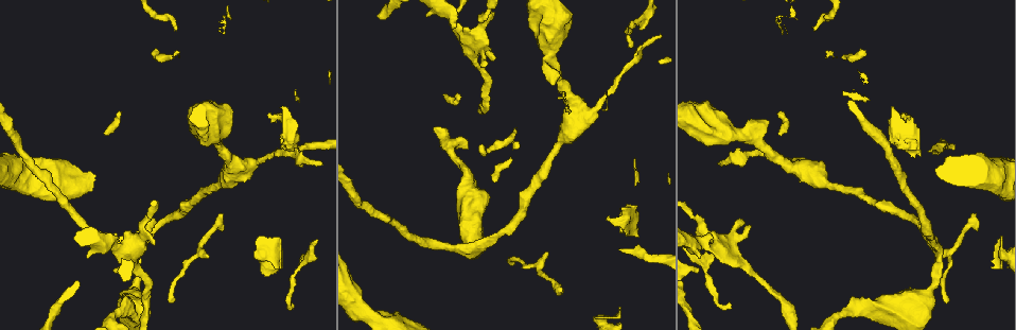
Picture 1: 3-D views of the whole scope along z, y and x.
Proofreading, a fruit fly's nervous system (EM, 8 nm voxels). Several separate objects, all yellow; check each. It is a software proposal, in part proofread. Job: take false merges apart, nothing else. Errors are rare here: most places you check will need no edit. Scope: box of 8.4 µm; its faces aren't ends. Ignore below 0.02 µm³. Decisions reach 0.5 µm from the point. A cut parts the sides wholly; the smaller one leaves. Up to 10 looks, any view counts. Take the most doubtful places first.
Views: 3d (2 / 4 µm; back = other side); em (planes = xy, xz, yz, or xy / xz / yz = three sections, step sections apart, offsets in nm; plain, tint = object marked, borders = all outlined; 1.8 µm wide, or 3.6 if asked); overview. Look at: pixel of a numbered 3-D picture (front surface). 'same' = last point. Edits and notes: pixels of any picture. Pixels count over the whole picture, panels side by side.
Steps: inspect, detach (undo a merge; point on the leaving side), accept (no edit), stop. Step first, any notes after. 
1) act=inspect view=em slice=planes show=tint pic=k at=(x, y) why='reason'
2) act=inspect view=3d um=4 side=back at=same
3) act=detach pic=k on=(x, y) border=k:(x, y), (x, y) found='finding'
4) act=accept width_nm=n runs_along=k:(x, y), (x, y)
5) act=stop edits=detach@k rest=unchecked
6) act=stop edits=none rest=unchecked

act=inspect view=3d um=4 pic=1 at=(474, 40) why='three-way junction'

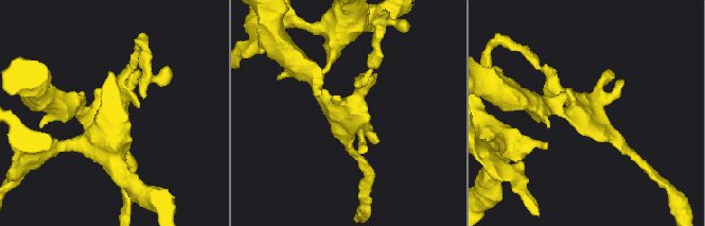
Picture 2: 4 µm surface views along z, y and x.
act=inspect view=em um=3.6 slice=planes show=tint pic=2 at=(349, 112)

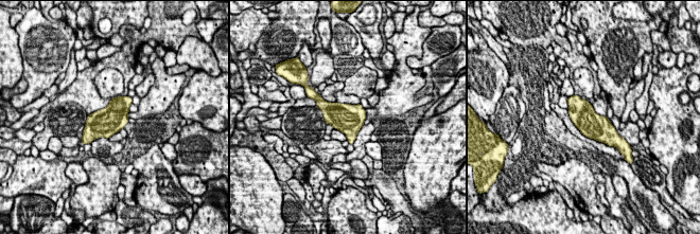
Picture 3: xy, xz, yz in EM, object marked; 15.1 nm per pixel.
act=accept found='continuous, no second neuron'

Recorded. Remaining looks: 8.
act=inspect view=em um=3.6 slice=planes show=tint pic=1 at=(789, 164) why='abrupt turn'

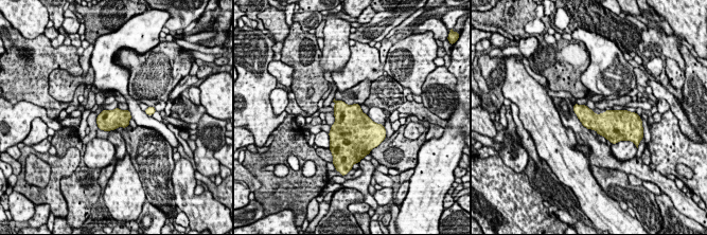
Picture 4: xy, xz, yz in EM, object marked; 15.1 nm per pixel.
act=accept found='continuous, no second neuron'

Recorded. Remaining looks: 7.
act=inspect view=em slice=planes show=tint pic=1 at=(466, 179)

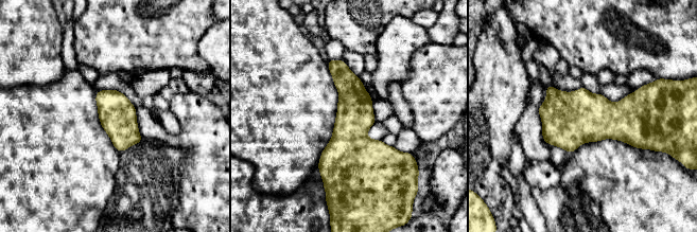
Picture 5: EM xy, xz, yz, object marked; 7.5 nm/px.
act=accept found='continuous, no second neuron'

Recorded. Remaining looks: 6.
act=inspect view=3d um=4 pic=1 at=(477, 247) why='arms part here'

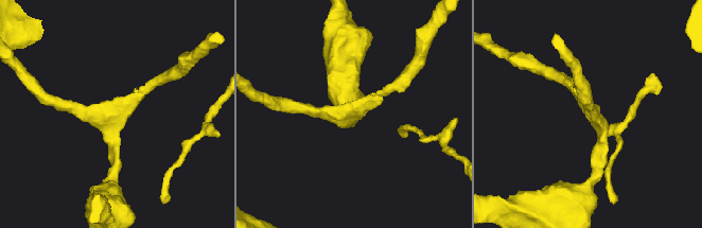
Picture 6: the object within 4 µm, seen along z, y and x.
act=inspect view=em slice=planes show=tint pic=6 at=(589, 115) arms=3

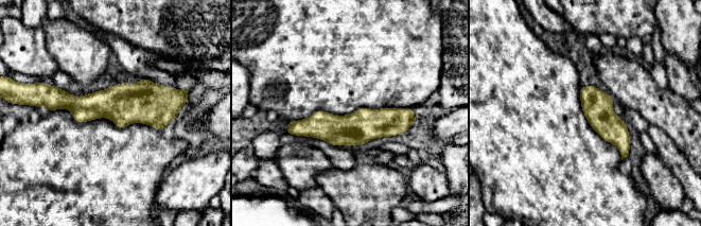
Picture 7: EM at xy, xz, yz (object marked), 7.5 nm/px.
act=accept width_nm=220 runs_along=7:(50, 104), (155, 104), (176, 110) found='one neuron here'

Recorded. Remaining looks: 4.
act=stop edits=none rest=unchecked

